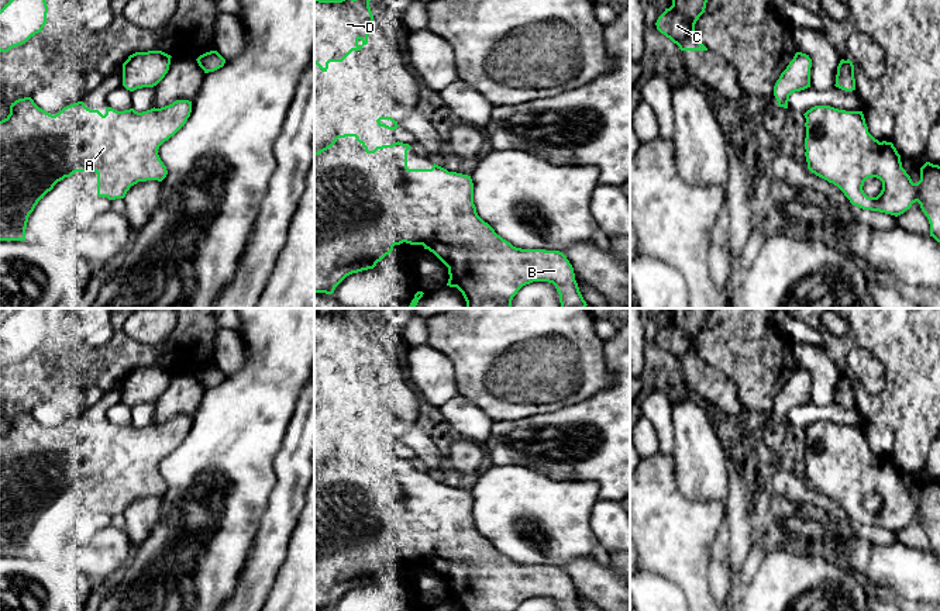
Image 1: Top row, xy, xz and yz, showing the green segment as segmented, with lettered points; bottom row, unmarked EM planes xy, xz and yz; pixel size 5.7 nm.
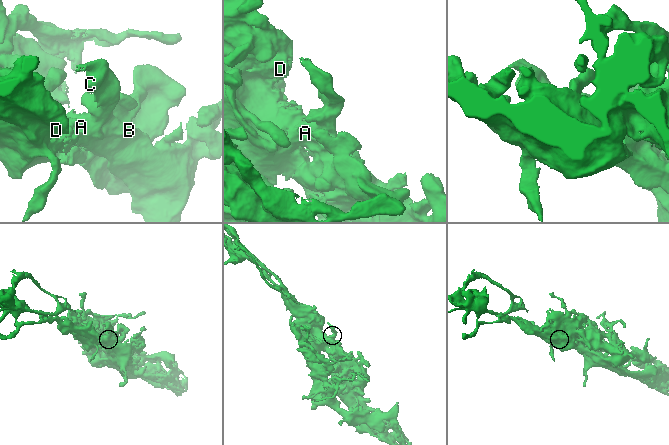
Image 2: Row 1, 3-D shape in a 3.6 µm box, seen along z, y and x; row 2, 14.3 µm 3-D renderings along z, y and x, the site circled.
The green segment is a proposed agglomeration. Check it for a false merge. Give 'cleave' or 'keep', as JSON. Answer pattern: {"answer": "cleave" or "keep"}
{"answer": "keep"}

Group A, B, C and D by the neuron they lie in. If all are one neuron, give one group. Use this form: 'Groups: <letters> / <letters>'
Groups: A B C D

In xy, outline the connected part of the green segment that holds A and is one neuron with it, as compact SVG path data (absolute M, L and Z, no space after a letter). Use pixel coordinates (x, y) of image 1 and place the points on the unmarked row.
M31 412L11 418L10 429L0 436L0 556L25 556L28 532L38 517L58 497L76 487L96 487L97 511L109 515L124 514L130 503L138 497L162 497L168 486L158 465L186 439L190 428L189 415L176 415L169 421L142 428L134 424L117 427L107 422L104 431L99 425L87 424L83 417L66 421L55 431L39 424Z

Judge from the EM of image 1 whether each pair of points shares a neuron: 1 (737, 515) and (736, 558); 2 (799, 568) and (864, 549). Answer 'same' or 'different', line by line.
1: same
2: different

